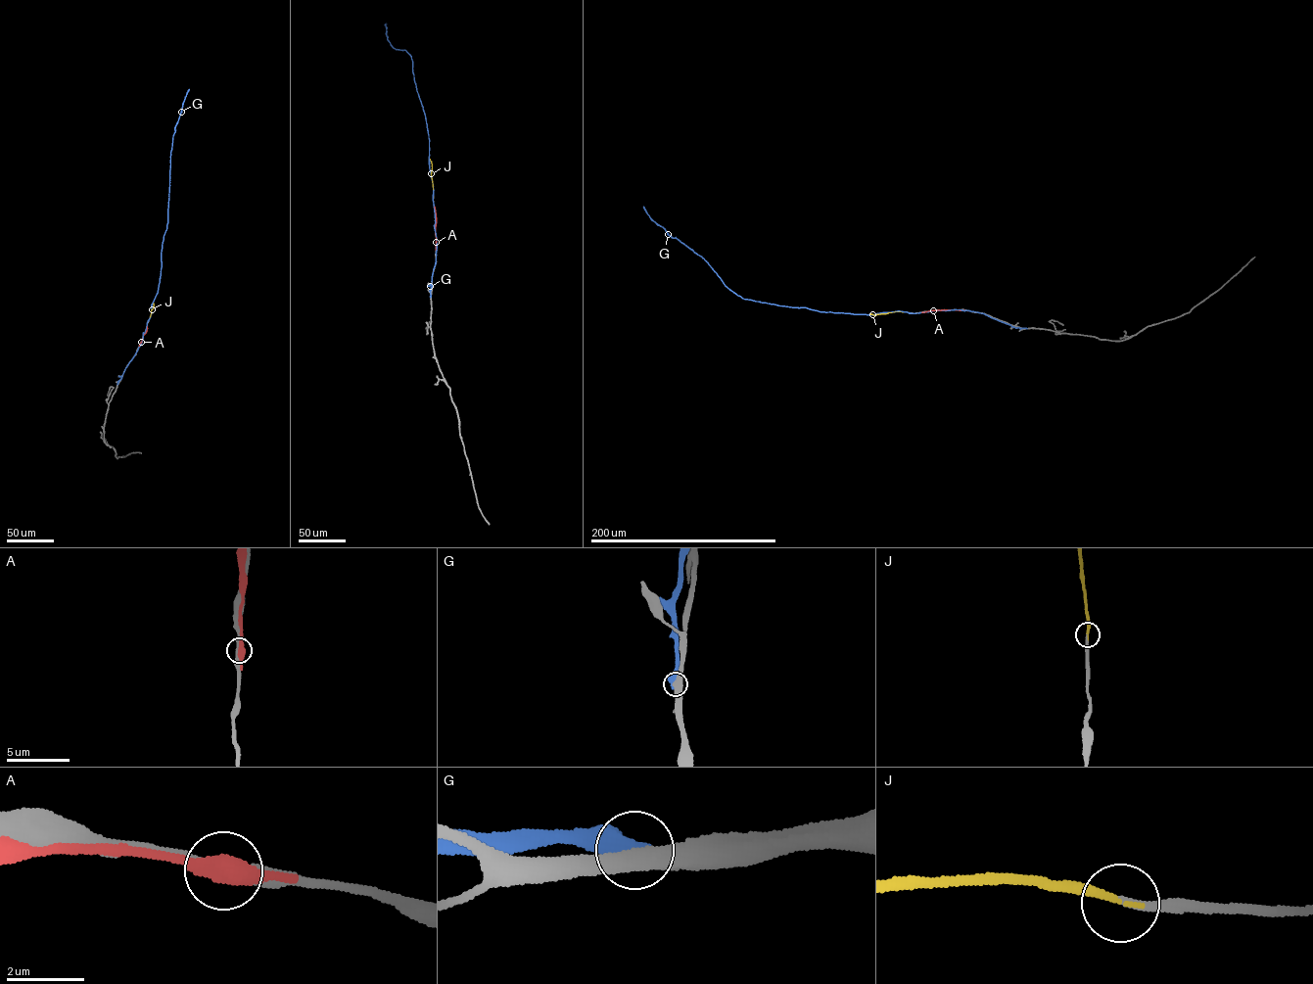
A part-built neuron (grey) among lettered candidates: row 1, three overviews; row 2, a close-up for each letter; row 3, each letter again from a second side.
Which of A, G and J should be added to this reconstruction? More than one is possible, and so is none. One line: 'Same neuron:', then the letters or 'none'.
Same neuron: J

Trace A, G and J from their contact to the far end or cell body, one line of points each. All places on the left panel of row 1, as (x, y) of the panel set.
A: (139, 346), (147, 326)
G: (117, 384), (140, 345), (158, 292), (162, 245), (167, 220), (172, 138), (189, 89)
J: (150, 316), (154, 303)

